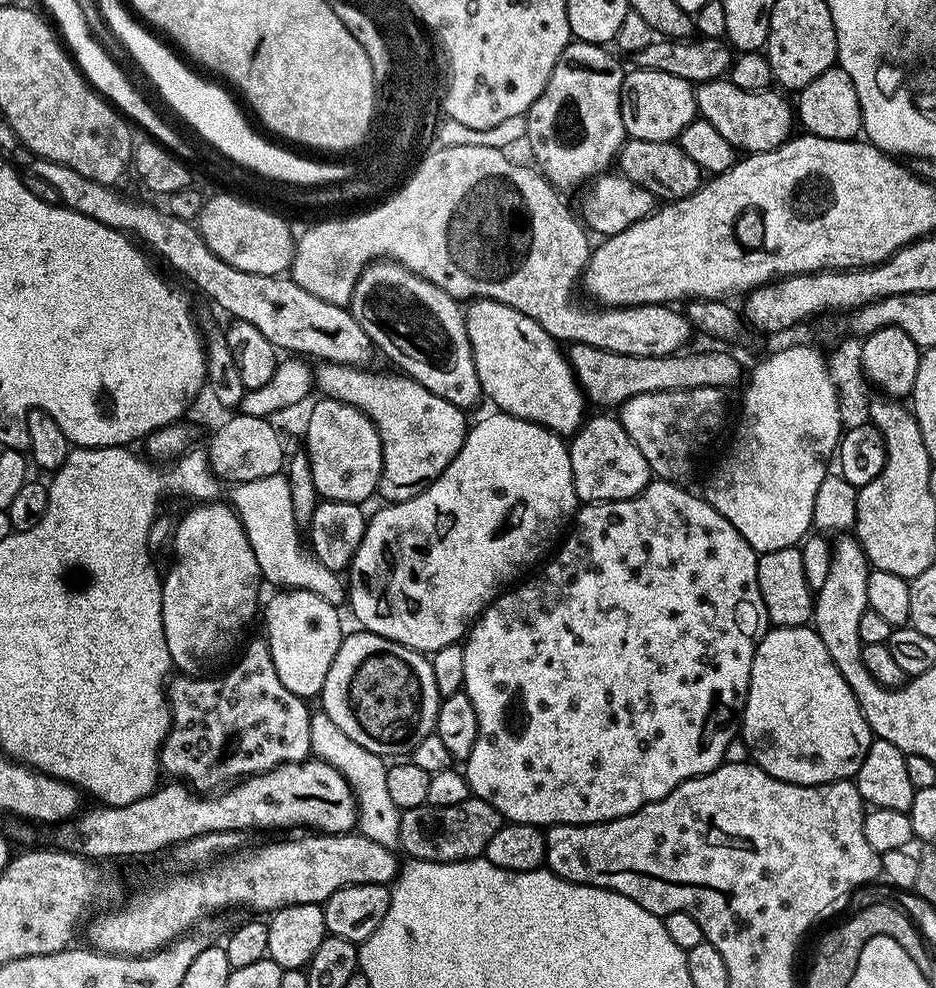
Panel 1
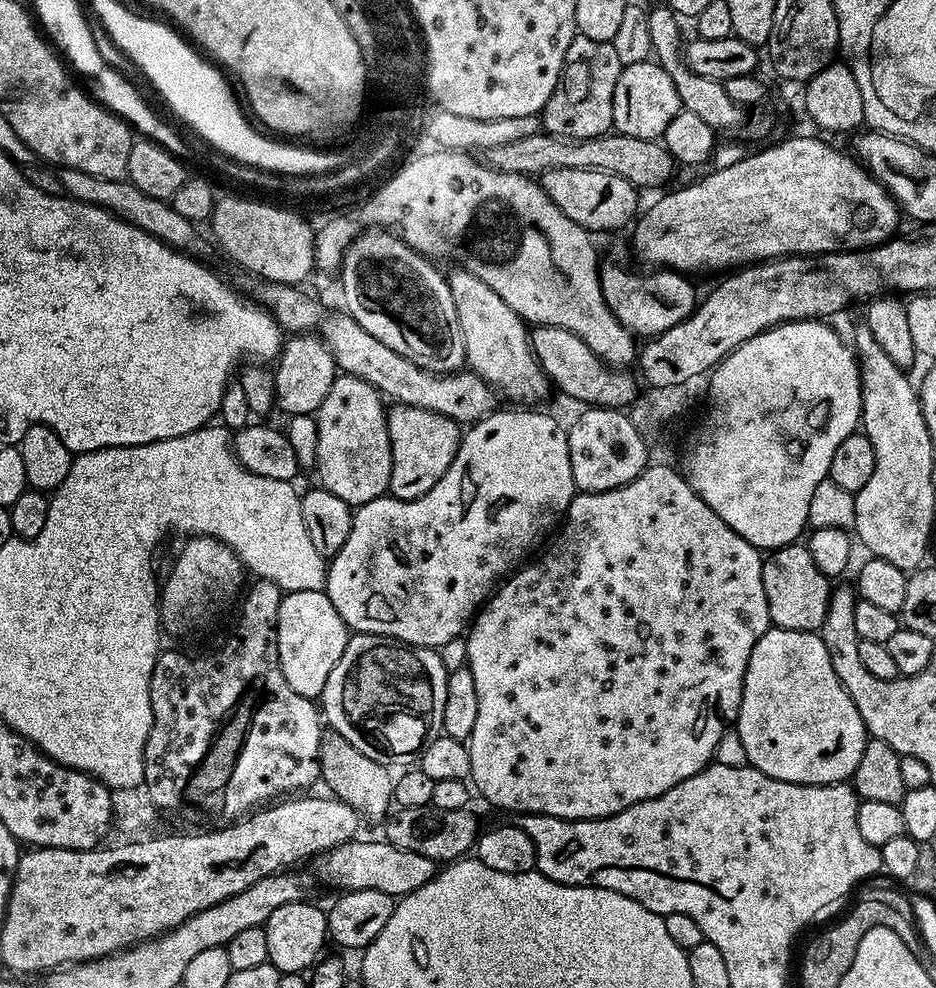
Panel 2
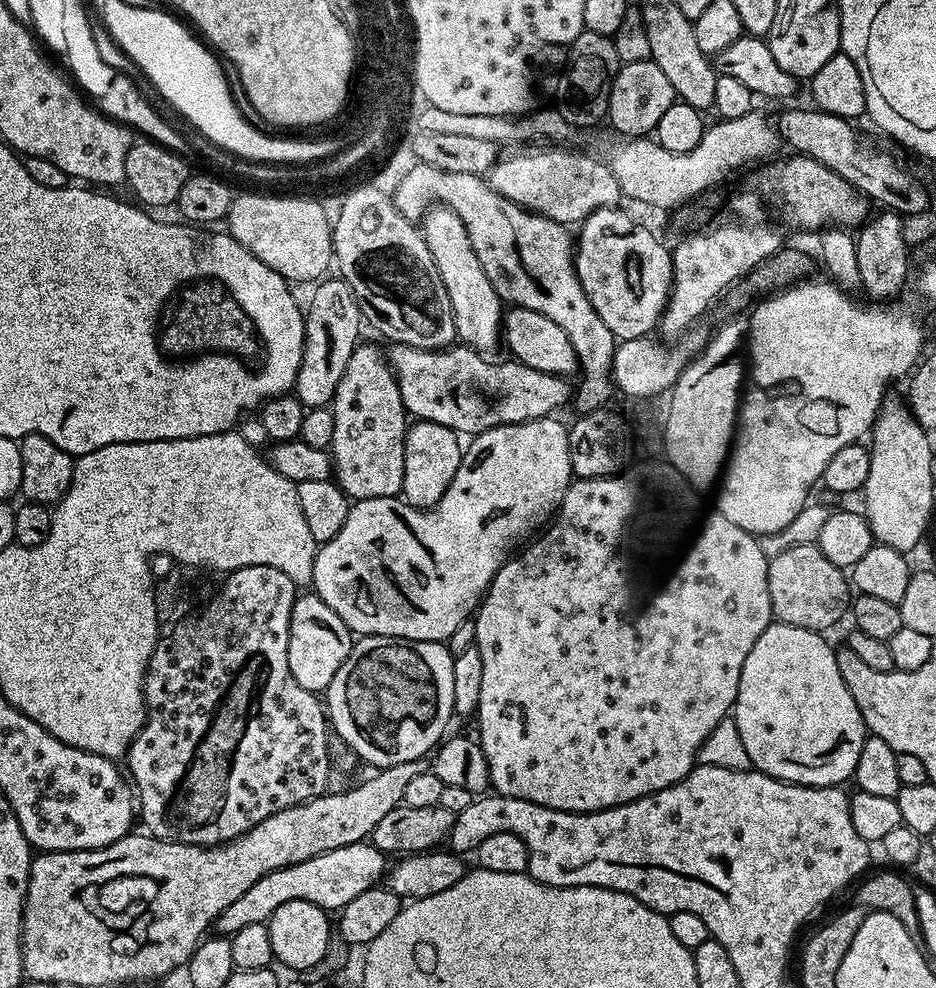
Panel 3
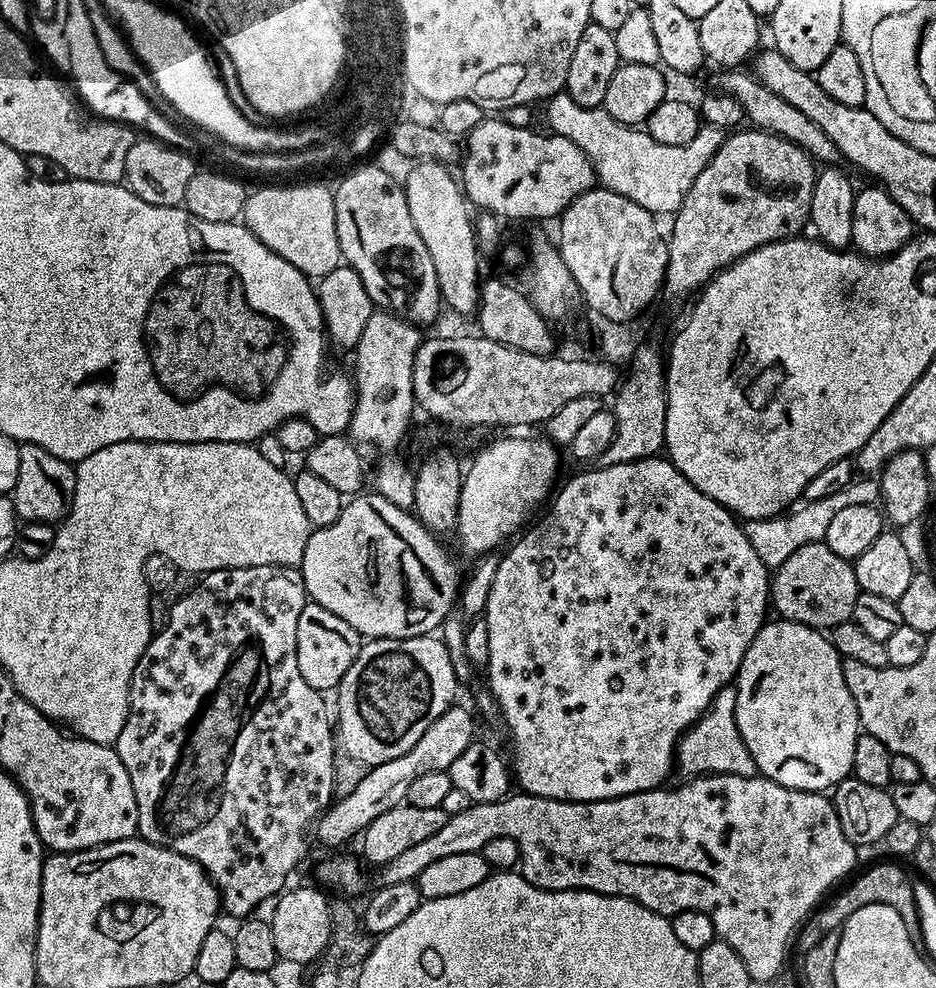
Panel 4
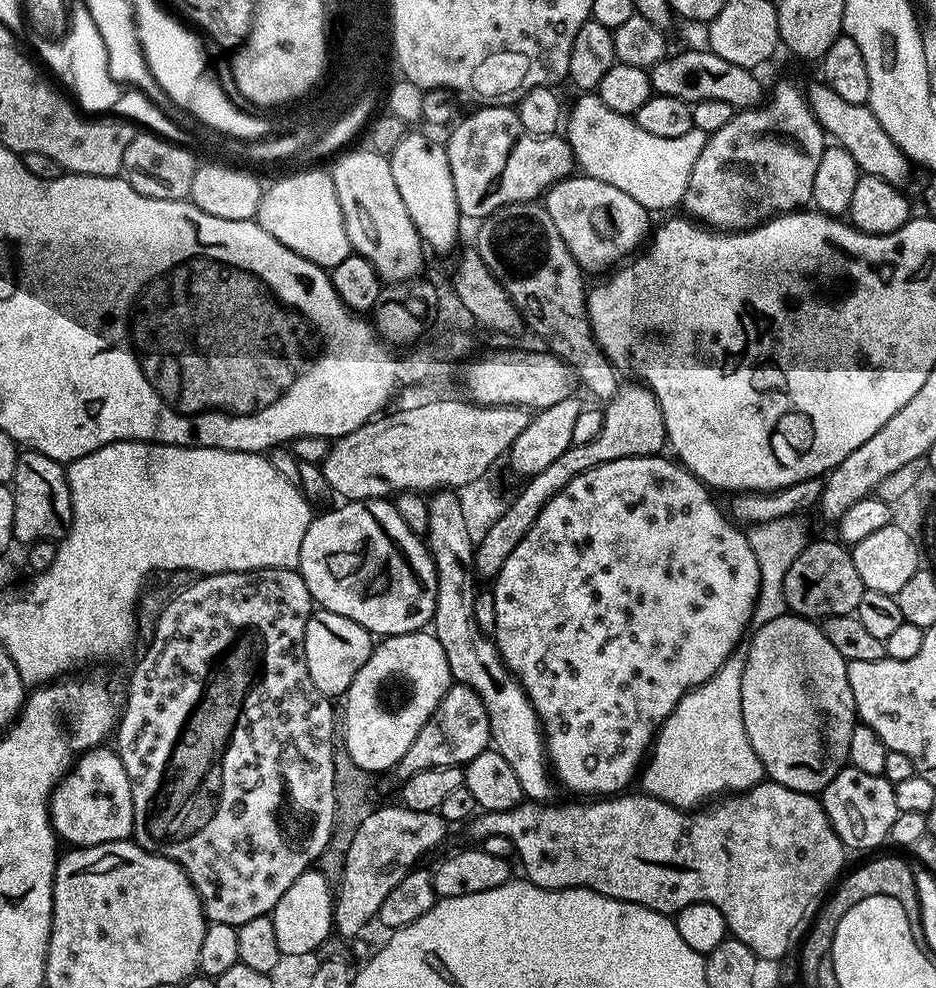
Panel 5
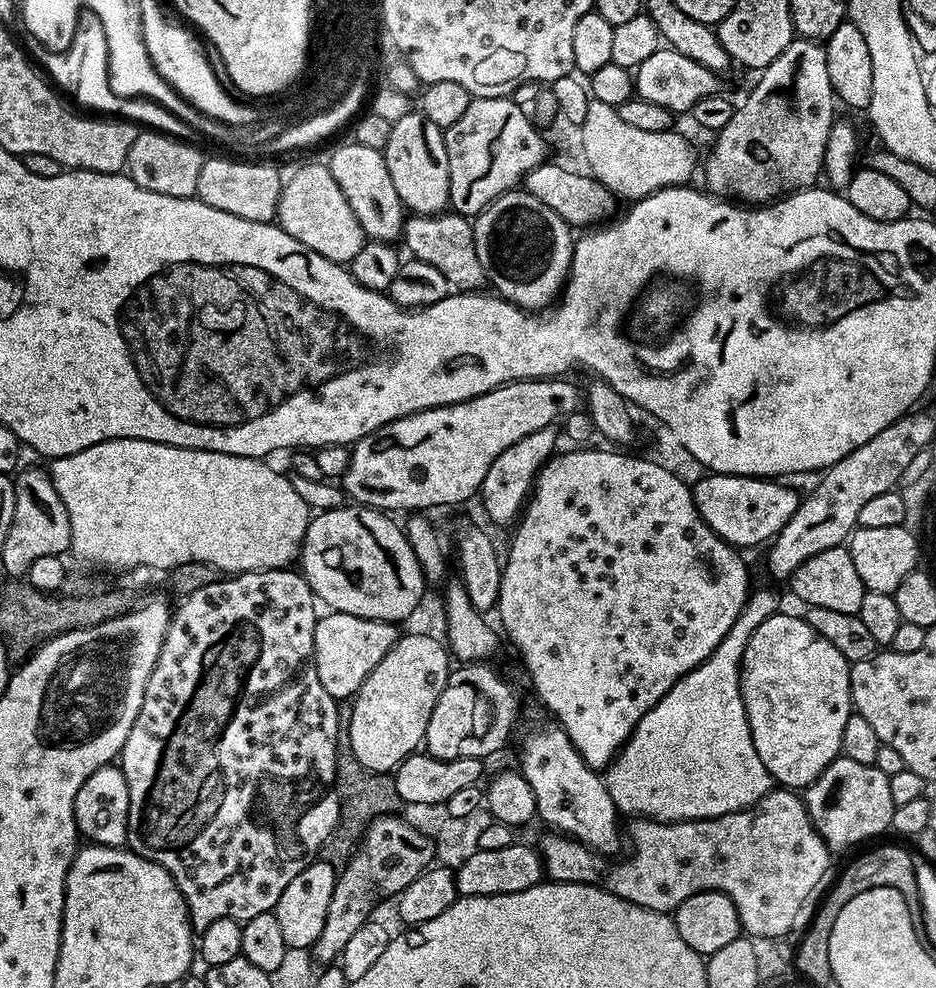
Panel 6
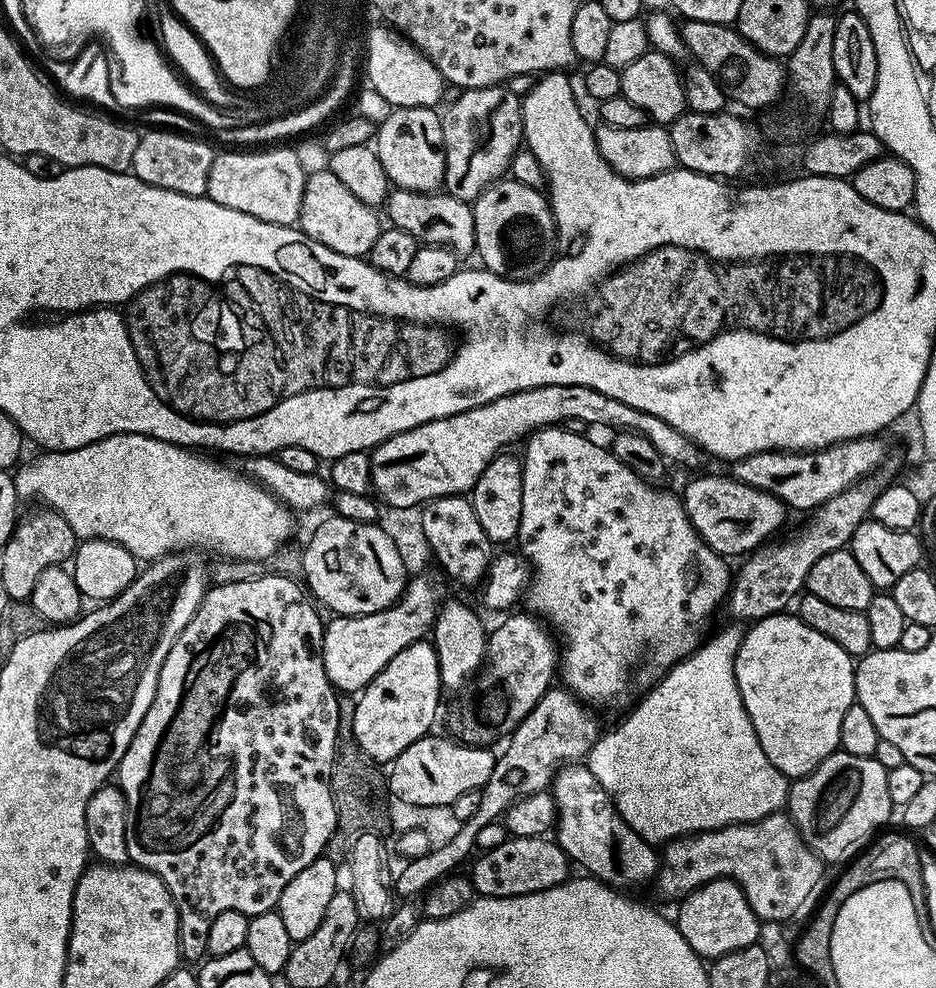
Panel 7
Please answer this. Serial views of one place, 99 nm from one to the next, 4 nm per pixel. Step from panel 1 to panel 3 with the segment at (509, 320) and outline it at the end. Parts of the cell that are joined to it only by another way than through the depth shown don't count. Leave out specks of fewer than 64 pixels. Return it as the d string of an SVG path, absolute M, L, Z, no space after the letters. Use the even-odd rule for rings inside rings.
M433 206L422 217L422 231L426 246L434 258L434 266L438 266L442 286L446 286L446 294L450 294L457 341L475 348L477 352L495 353L492 351L496 343L499 345L502 340L502 301L494 286L490 286L490 278L486 278L486 270L482 270L474 254L474 246L470 246L462 218L458 218L454 208Z

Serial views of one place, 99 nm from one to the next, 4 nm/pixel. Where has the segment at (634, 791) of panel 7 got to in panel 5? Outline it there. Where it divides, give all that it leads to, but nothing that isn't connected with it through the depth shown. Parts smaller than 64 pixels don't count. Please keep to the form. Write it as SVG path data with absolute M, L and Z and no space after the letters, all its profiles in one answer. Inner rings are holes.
M799 515L786 518L774 518L774 522L753 524L747 529L746 535L750 542L750 550L754 550L754 559L758 562L760 585L758 598L754 602L752 624L759 626L766 622L774 622L774 618L782 618L788 612L788 603L784 593L786 570L794 566L794 558L802 554L802 550L810 542L808 528L803 524ZM741 642L733 649L732 653L728 655L726 662L722 662L722 666L710 677L710 679L706 682L702 682L697 688L691 688L689 692L680 699L678 706L674 706L674 710L666 718L664 725L656 731L656 738L652 741L651 749L638 773L638 785L640 784L639 791L643 793L643 795L653 796L654 799L666 802L675 808L695 810L701 807L705 802L711 801L713 798L720 798L725 794L744 792L765 779L766 773L762 766L762 762L758 758L758 754L754 754L754 746L750 746L750 738L746 734L746 726L742 722L742 674L746 670L747 657L748 644Z

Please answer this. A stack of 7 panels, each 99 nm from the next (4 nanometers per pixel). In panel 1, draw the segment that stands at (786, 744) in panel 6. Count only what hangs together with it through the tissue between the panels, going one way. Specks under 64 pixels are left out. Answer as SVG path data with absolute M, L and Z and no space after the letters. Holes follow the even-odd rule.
M773 627L764 633L763 638L760 640L760 645L756 647L754 662L750 670L748 697L744 703L742 713L742 739L756 767L763 770L763 772L770 773L779 780L785 780L791 784L828 784L831 780L846 780L855 777L856 771L862 766L864 755L868 753L868 748L872 744L874 737L866 718L862 714L862 710L858 706L858 702L854 698L854 694L850 690L850 686L846 686L846 678L842 678L842 674L838 674L838 666L834 666L830 654L826 654L826 646L822 646L822 638L817 634L815 627Z

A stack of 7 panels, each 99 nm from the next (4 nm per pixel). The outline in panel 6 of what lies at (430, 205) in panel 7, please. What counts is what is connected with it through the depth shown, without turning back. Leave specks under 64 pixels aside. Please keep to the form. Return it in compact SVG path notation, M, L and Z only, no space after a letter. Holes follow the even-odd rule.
M451 210L431 216L412 214L404 221L402 244L409 248L415 259L434 266L456 292L479 292L485 287L486 277L478 262L478 250L474 250L472 220Z

